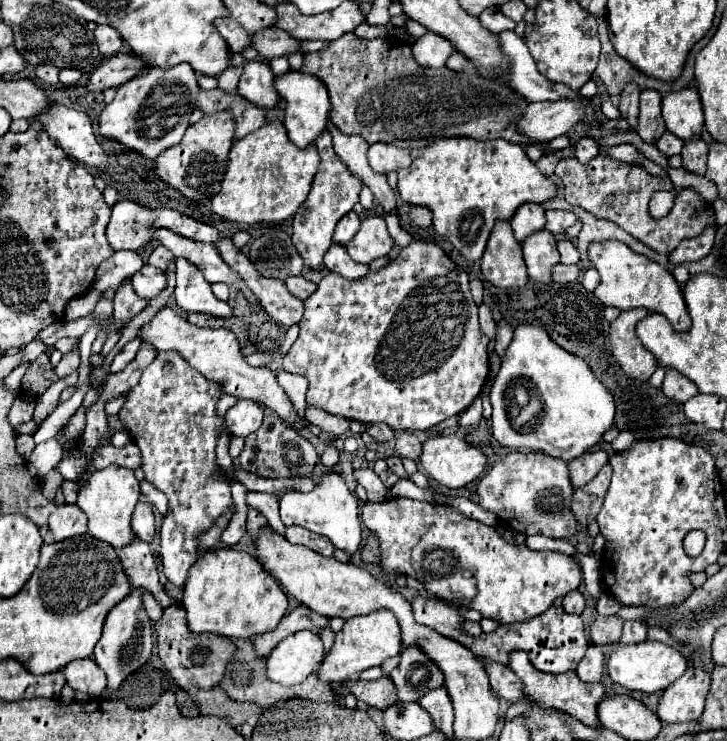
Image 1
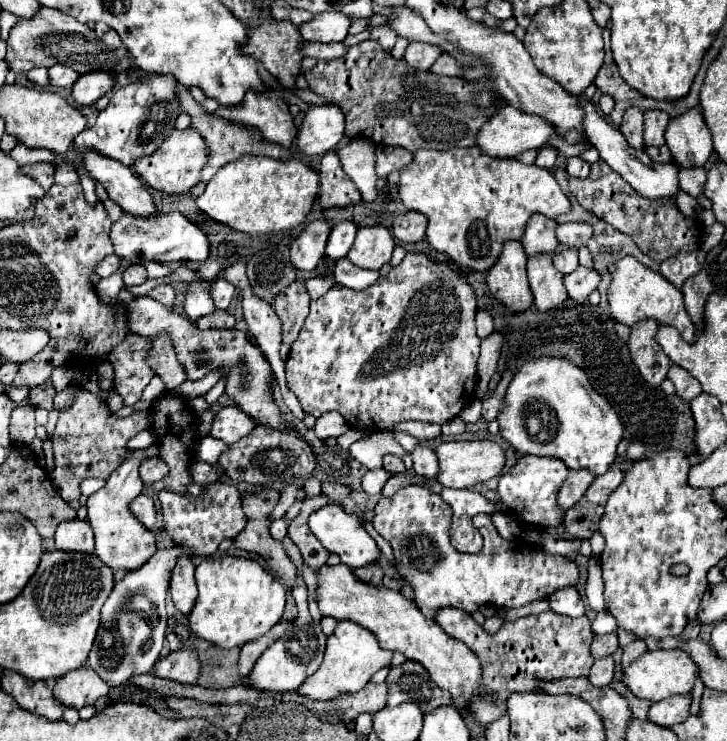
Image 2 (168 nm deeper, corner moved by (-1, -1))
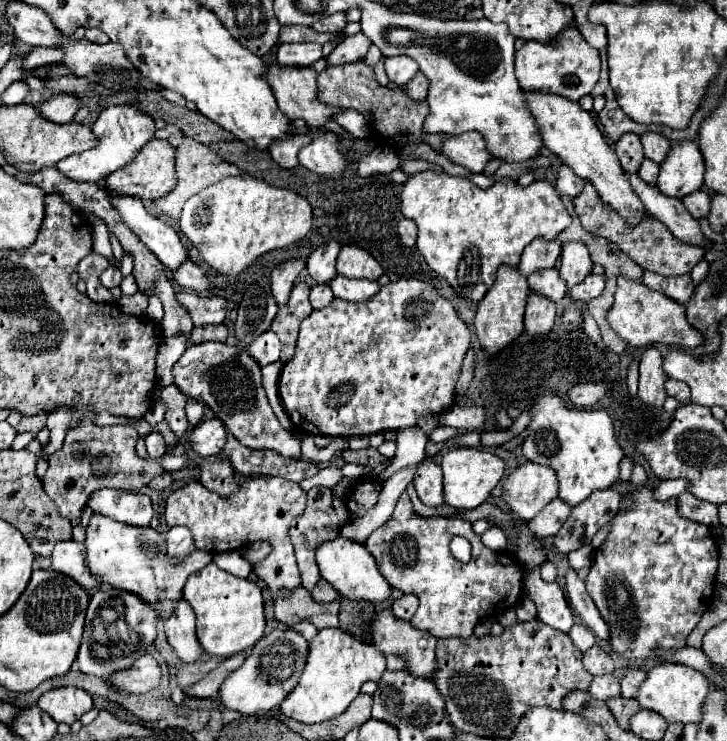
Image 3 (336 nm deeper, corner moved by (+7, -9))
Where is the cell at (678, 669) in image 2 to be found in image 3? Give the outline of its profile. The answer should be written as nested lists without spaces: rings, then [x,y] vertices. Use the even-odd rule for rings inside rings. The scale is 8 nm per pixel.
[[[658,663],[648,669],[646,679],[638,687],[636,701],[640,703],[642,709],[660,713],[668,723],[686,725],[692,721],[700,721],[700,705],[708,695],[708,691],[710,691],[708,681],[704,681],[704,677],[700,677],[700,673],[696,673],[692,667],[678,663]]]

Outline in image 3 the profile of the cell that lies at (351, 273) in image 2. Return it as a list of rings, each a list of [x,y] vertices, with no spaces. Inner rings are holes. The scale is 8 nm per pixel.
[[[336,275],[334,281],[330,281],[330,289],[334,291],[334,297],[346,299],[346,301],[364,301],[378,293],[380,285],[376,281],[364,281],[364,279],[348,279]]]

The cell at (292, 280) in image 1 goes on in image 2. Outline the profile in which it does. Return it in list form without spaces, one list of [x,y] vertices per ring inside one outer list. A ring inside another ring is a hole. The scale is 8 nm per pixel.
[[[312,277],[312,279],[306,279],[306,287],[308,287],[308,293],[310,293],[312,299],[318,299],[318,297],[326,295],[334,285],[336,285],[336,281],[326,279],[326,277]]]

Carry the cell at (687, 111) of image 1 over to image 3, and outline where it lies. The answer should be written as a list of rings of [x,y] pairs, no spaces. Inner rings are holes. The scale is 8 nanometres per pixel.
[[[678,141],[660,163],[660,177],[656,185],[664,195],[682,199],[702,187],[704,171],[704,157],[696,141]]]

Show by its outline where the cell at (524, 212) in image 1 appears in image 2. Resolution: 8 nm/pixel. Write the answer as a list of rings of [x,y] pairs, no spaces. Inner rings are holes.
[[[534,215],[528,221],[526,233],[522,237],[522,245],[528,257],[534,255],[554,255],[558,249],[556,241],[556,221],[544,215]]]

